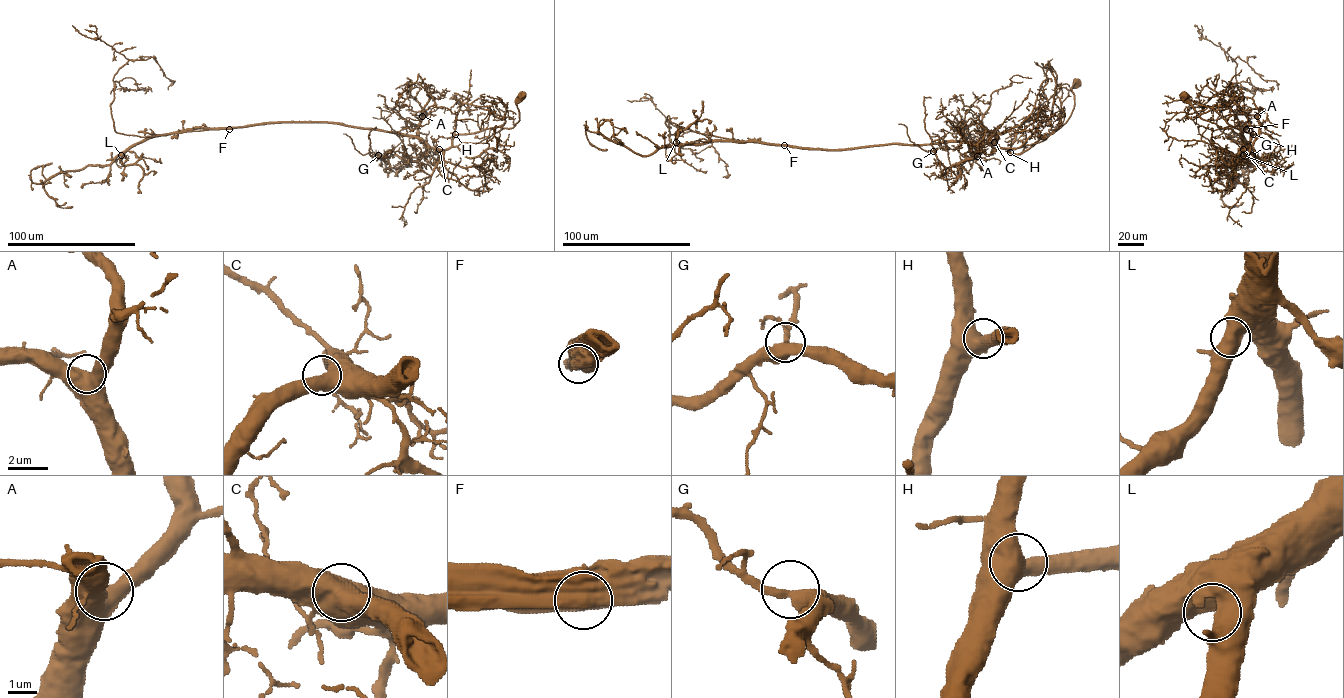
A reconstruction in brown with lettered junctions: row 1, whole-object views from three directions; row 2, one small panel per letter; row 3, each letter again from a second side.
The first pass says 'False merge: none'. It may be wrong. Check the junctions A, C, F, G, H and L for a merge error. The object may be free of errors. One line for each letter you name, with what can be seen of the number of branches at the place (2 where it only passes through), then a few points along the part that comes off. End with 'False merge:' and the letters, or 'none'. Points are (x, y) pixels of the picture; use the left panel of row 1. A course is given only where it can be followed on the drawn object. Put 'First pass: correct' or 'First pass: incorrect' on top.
First pass: incorrect
F: 1 | (229, 128), (141, 137), (115, 130), (110, 104), (113, 78), (129, 60), (153, 57), (173, 81), (168, 90)
False merge: F

